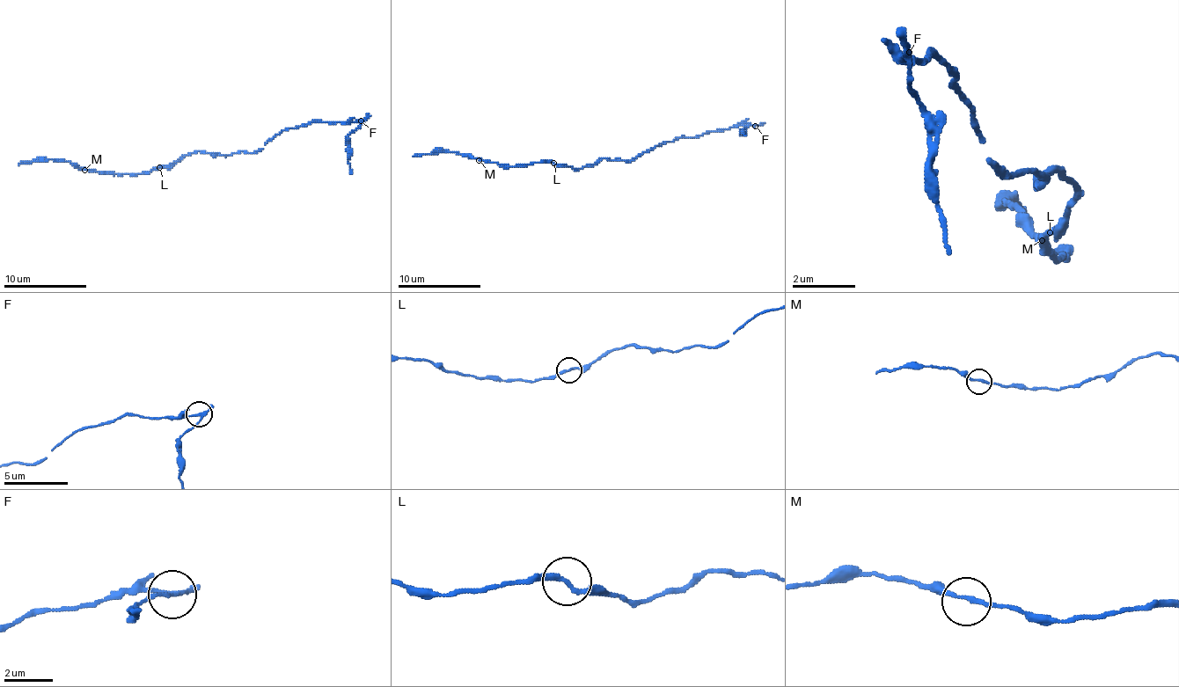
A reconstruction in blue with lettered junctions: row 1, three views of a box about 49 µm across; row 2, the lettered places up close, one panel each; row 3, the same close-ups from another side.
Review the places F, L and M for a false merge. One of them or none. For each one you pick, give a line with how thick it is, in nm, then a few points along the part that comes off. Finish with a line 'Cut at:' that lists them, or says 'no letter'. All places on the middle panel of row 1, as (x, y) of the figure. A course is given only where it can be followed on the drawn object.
F: calibre 140 nm; course (754, 125), (748, 125), (742, 131), (746, 135)
Cut at: F

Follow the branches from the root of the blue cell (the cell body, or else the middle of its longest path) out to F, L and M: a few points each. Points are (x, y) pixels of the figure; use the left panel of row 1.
F: (217, 155), (260, 151), (283, 130), (298, 128), (311, 122), (360, 120)
L: (217, 155), (194, 151), (159, 167)
M: (217, 155), (194, 151), (182, 155), (168, 165), (159, 165), (141, 173), (104, 173), (84, 170)

